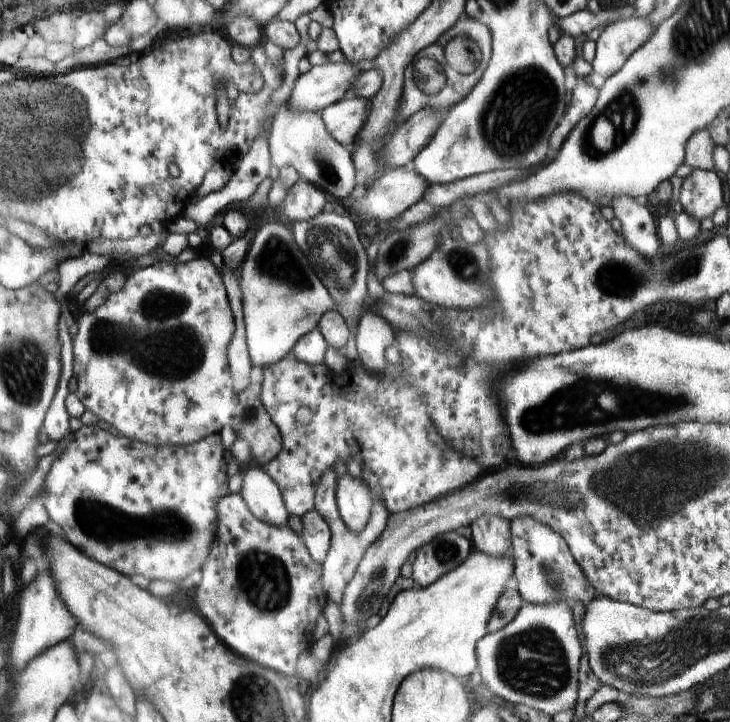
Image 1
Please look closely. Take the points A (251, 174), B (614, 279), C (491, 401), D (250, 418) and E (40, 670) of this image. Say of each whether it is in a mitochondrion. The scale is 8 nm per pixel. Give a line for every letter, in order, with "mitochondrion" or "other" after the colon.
A: other
B: mitochondrion
C: other
D: mitochondrion
E: other

